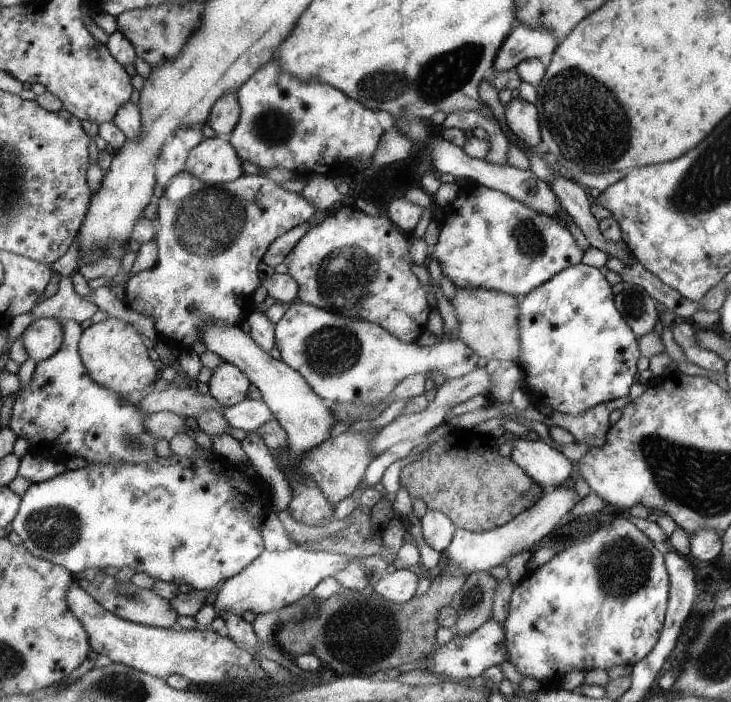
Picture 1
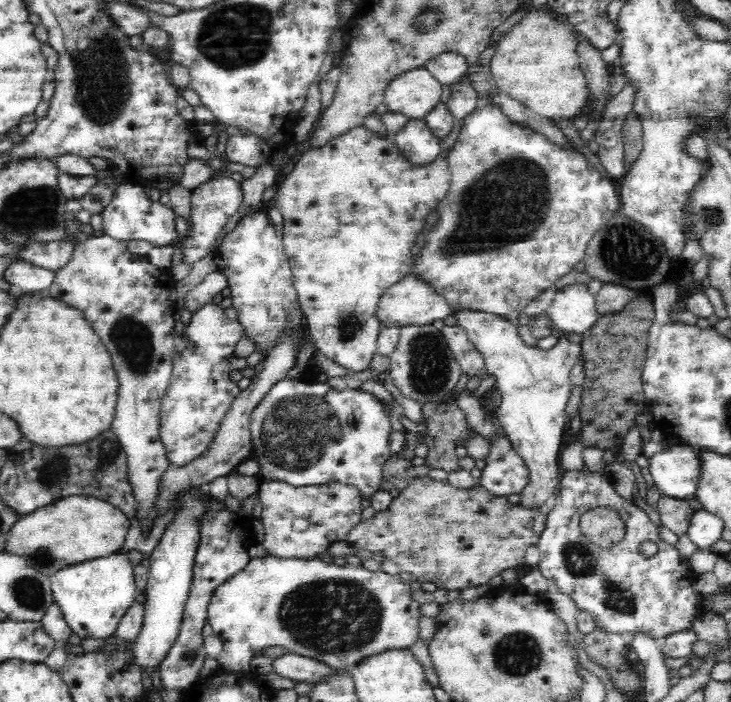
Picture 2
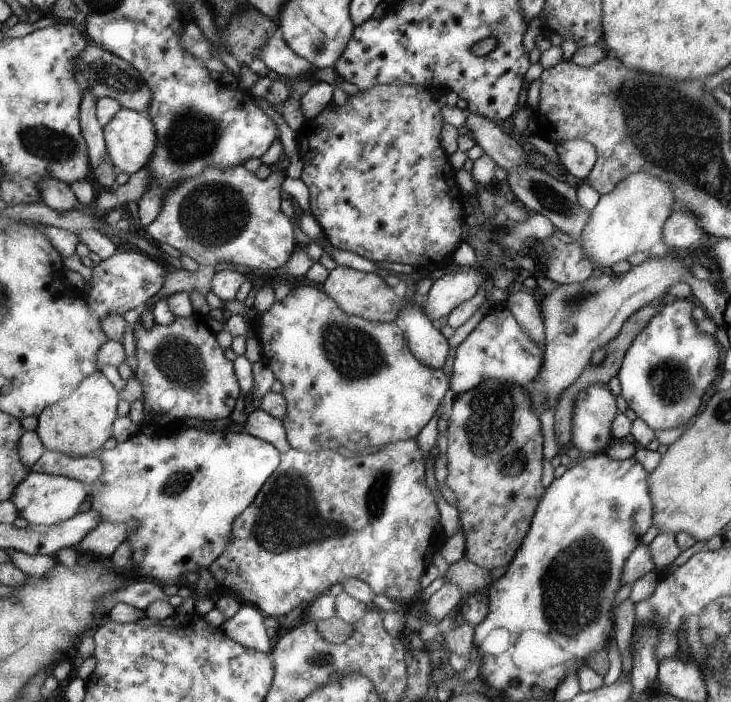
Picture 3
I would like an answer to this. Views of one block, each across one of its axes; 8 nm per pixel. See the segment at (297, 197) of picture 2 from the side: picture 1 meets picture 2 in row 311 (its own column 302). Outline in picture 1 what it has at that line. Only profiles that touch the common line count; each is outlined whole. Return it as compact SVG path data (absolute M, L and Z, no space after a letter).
M301 301L291 304L274 324L274 339L280 360L301 374L313 392L330 404L378 404L408 375L435 371L455 379L473 370L478 359L456 339L441 340L430 347L405 344L380 326L341 318Z

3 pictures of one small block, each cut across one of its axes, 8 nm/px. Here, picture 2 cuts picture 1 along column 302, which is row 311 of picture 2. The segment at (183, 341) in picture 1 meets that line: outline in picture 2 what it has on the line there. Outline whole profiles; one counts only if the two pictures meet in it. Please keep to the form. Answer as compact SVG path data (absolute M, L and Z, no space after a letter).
M212 301L202 305L185 326L183 338L196 342L198 348L194 352L180 351L173 356L172 377L160 409L159 435L169 468L178 468L199 458L213 442L218 424L240 392L238 385L230 381L230 366L226 358L234 354L234 347L244 336L242 325L236 319L228 320L218 303Z

